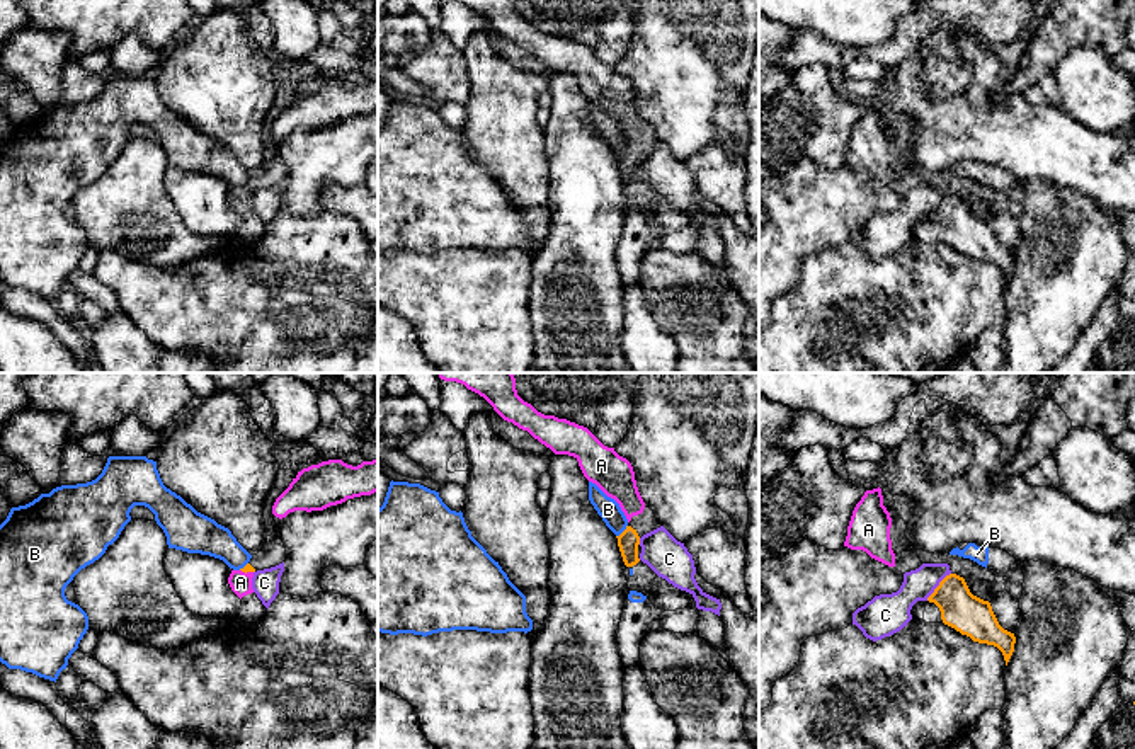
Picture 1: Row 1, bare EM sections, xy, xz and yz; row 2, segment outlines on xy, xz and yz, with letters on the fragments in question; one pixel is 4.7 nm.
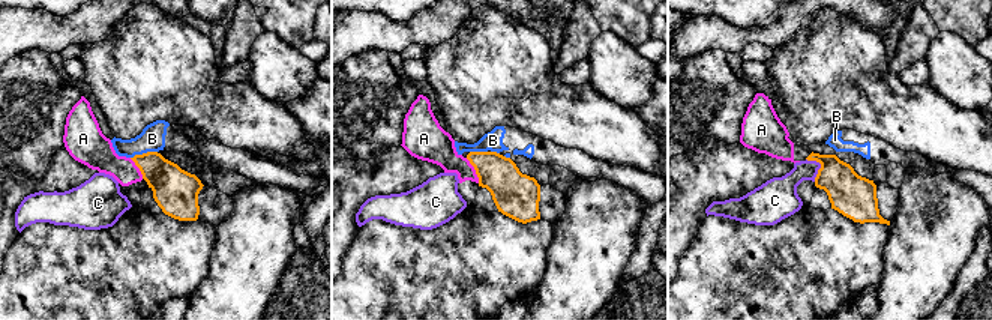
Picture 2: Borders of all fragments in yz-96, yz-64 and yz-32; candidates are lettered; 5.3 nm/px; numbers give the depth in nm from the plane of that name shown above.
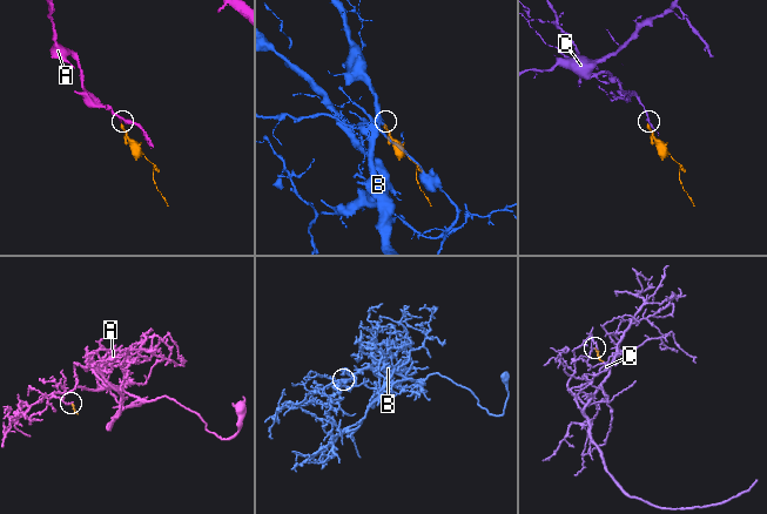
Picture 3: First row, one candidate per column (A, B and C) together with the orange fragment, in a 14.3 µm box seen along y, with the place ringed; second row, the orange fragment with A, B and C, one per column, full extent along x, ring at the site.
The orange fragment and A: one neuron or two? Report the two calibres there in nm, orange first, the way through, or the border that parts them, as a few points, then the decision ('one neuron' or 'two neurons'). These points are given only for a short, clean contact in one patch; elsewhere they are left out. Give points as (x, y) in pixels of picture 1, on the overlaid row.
40 nm thick on the orange side, 110 nm on the other; runs through xy (247, 567), (247, 571), (240, 583); one neuron

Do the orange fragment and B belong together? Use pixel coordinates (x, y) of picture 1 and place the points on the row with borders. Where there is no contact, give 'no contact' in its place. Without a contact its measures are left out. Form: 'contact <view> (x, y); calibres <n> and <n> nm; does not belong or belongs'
contact xz (623, 531); calibres 100 and 100 nm; does not belong

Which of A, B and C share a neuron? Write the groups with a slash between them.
A / B / C

